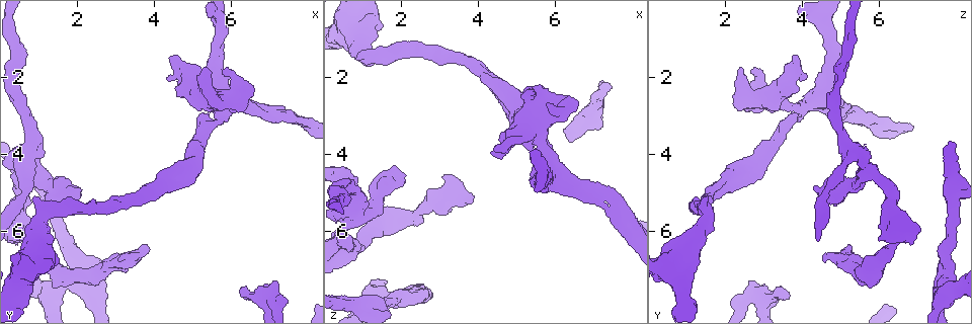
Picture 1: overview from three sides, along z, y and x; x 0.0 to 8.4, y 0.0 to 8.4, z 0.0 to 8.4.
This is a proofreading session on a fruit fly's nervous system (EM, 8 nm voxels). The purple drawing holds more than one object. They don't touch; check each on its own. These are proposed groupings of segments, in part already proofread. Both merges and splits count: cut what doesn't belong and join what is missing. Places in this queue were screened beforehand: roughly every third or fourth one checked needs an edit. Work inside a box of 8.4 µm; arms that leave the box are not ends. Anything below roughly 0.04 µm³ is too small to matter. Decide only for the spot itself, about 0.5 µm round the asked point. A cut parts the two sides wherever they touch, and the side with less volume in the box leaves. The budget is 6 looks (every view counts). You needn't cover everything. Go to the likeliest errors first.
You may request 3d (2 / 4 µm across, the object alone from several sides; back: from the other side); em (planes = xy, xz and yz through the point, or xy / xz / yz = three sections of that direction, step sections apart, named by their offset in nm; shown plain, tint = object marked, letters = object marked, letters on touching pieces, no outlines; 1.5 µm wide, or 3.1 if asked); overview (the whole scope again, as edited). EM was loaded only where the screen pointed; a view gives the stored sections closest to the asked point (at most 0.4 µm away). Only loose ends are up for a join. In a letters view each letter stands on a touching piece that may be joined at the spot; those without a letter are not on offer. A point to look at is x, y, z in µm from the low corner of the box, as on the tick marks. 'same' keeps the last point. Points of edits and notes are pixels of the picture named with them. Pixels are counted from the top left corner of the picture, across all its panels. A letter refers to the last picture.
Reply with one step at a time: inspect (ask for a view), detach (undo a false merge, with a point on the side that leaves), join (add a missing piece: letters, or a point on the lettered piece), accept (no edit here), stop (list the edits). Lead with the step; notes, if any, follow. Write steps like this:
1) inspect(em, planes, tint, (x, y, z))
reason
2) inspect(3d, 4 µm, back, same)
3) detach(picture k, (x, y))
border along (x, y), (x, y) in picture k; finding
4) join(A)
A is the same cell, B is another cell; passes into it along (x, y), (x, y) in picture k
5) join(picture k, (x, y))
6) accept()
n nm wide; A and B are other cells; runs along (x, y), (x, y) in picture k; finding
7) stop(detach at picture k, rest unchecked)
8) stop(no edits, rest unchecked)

inspect(3d, 2 µm, back, (3.85, 6.45, 5.30))
free end

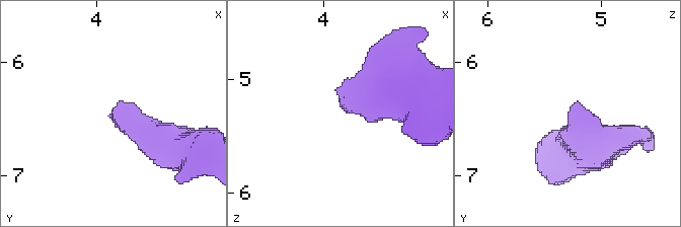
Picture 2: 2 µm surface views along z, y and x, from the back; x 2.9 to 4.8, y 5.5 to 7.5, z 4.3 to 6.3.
inspect(em, planes, tint, (3.82, 6.40, 5.26))
now the EM

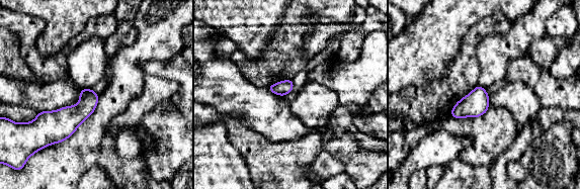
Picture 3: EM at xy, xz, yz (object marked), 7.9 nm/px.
inspect(em, planes, letters, same)

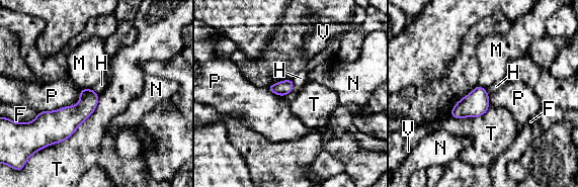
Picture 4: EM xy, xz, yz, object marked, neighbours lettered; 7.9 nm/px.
accept()
F, H, M, N, P, T and V are other cells; border along (293, 80), (293, 89), (282, 96) in picture 4; no lettered piece goes on from it

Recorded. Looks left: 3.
inspect(em, planes, plain, (6.20, 7.40, 3.35))
free end

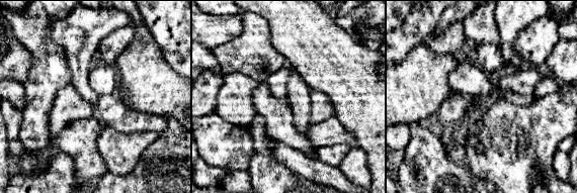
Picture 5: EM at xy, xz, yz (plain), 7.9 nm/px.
inspect(em, planes, letters, same)
see the neighbours

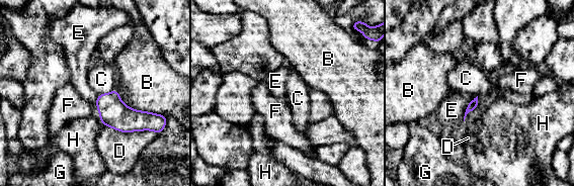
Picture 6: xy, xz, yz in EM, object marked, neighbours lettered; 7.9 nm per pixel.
accept()
B, C, D, E, F, G and H are other cells; border along (114, 88), (109, 92), (98, 95) in picture 6; no lettered piece goes on from it

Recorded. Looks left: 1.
stop(no edits, rest unchecked)

